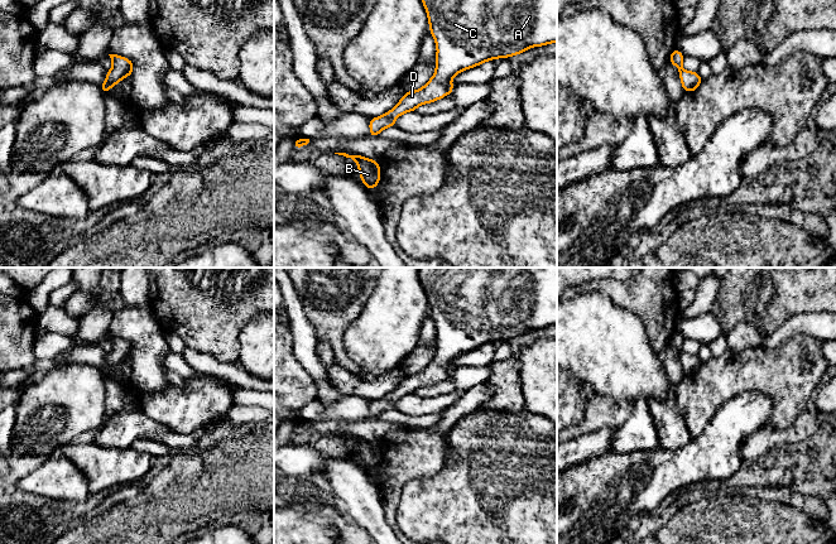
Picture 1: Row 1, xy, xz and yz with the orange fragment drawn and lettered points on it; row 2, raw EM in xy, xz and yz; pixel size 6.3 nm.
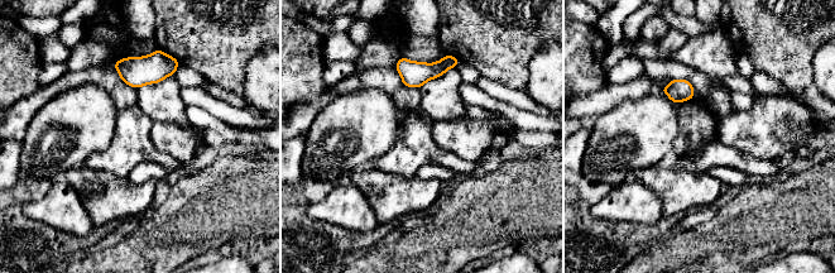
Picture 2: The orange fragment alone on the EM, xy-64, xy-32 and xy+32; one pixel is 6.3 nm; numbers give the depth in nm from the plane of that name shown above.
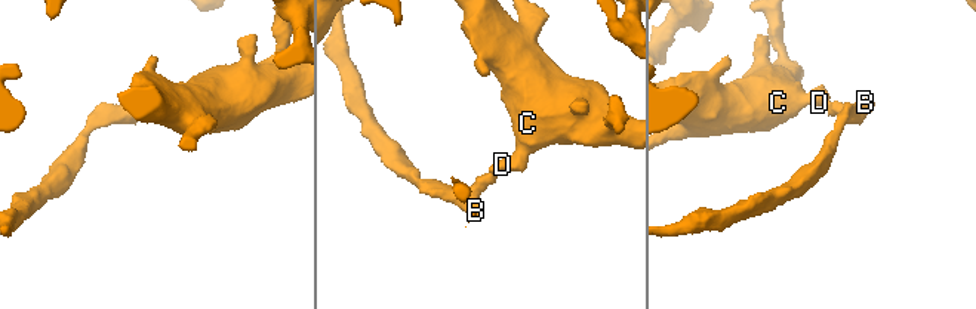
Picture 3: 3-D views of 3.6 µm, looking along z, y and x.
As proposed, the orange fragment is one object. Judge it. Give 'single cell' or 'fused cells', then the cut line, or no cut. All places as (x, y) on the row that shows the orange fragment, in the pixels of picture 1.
single cell; cut none

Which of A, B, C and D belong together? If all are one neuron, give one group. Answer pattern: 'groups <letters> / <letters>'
groups A B C D

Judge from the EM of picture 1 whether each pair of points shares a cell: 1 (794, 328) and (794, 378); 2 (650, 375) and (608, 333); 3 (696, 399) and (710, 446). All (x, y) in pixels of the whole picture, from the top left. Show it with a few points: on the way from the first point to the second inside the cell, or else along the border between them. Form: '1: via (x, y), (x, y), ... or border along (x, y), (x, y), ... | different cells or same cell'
1: border along (822, 340), (794, 335), (778, 346), (768, 348) | different cells
2: via (640, 366), (618, 343) | same cell
3: border along (724, 404), (709, 424), (692, 438) | different cells

